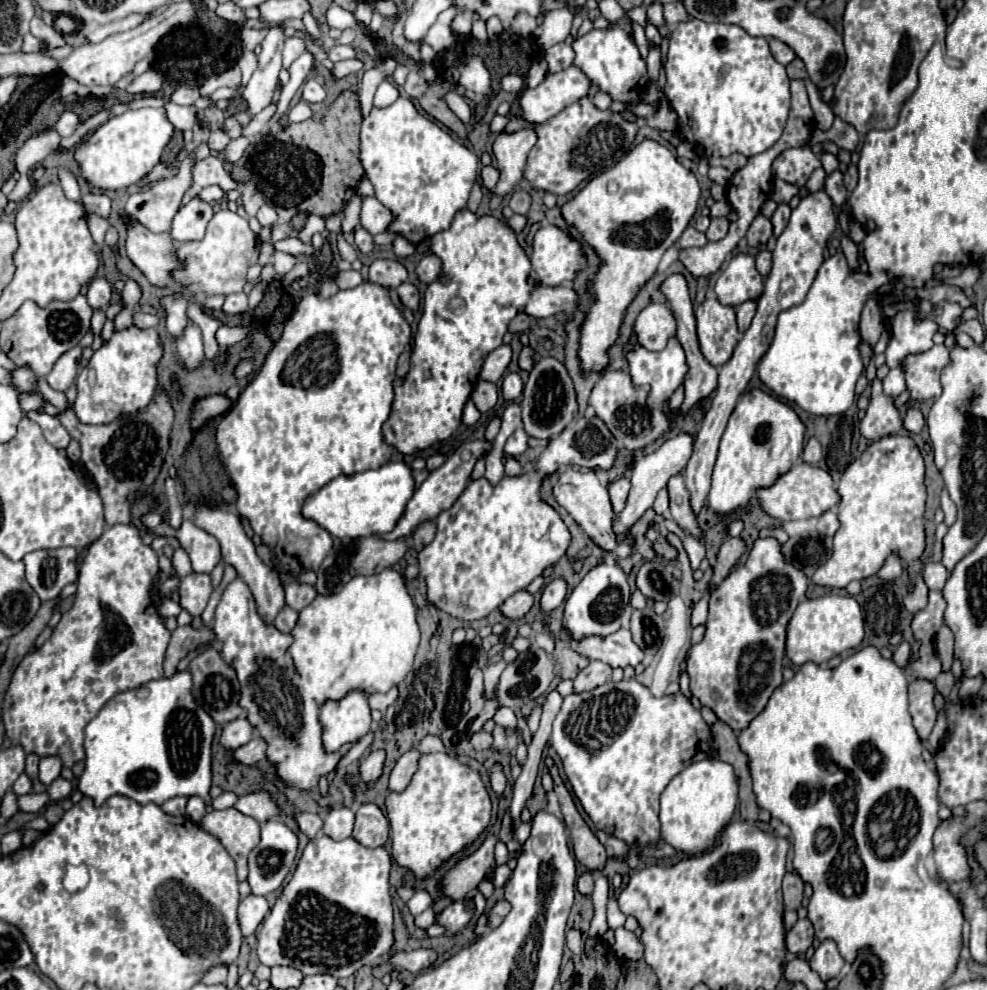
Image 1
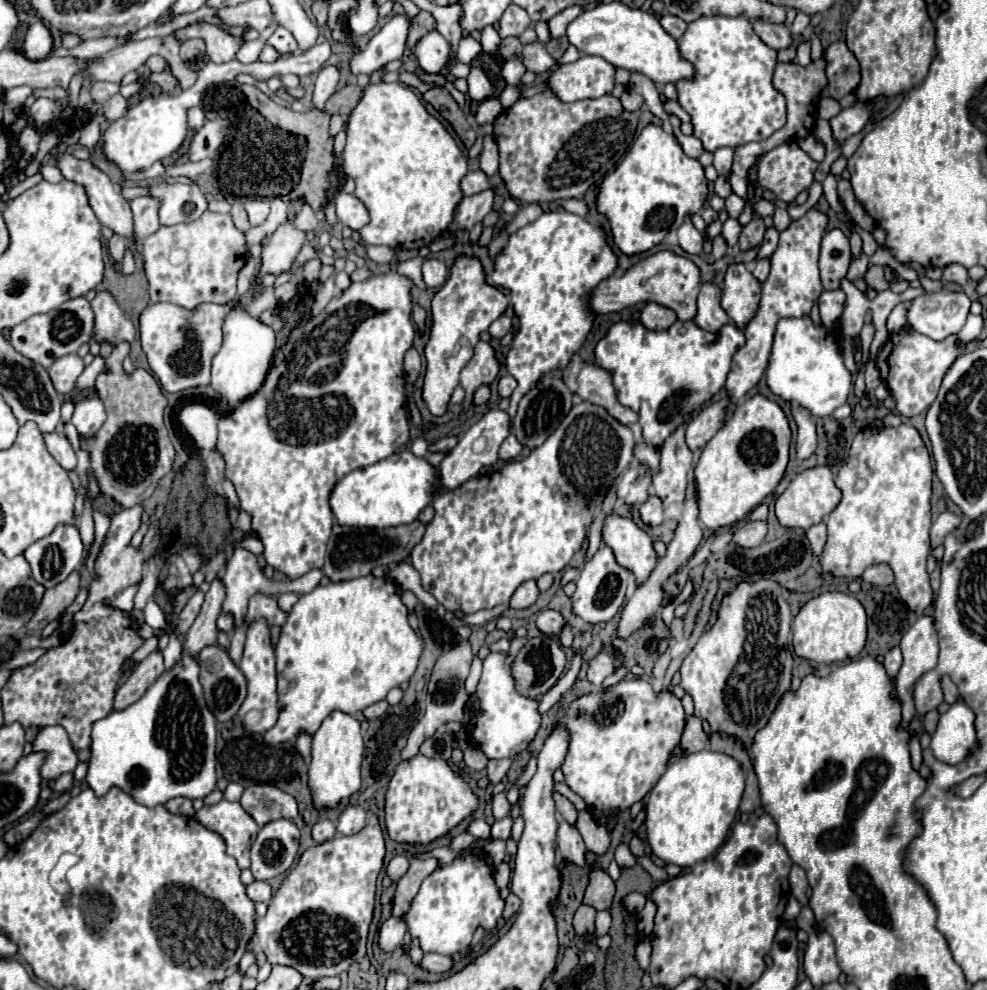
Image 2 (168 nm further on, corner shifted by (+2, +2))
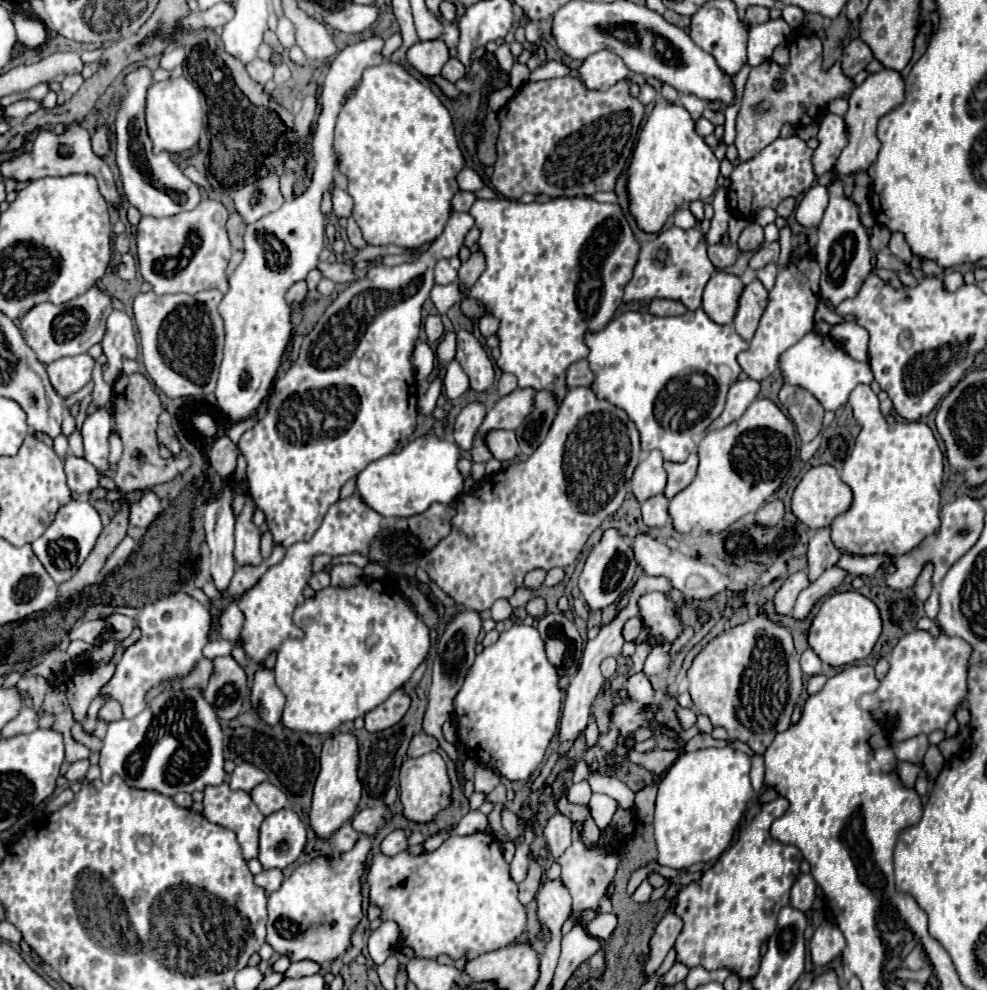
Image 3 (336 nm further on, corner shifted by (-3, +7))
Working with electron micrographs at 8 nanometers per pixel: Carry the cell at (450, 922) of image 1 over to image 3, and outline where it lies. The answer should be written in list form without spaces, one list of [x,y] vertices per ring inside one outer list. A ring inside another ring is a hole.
[[[477,832],[471,836],[449,836],[435,852],[409,856],[399,852],[389,858],[375,854],[369,864],[367,880],[371,886],[369,902],[383,910],[383,920],[395,920],[401,930],[401,944],[411,946],[419,958],[439,958],[441,954],[453,960],[481,956],[511,944],[525,928],[527,916],[517,900],[517,884],[509,874],[509,864],[503,860],[501,842],[495,836]]]

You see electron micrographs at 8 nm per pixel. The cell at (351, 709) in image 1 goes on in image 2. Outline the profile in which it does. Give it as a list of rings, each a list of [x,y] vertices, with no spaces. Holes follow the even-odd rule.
[[[334,711],[314,733],[312,741],[312,761],[308,769],[308,787],[312,793],[312,803],[318,811],[334,809],[342,799],[358,793],[360,789],[360,763],[362,763],[364,743],[360,735],[360,723],[342,711]]]

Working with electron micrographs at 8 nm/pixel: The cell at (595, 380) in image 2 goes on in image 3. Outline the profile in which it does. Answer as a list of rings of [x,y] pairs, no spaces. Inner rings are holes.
[[[579,360],[577,364],[571,364],[569,370],[567,370],[567,384],[569,384],[569,388],[577,388],[577,386],[591,388],[593,380],[595,380],[595,376],[593,376],[587,360]]]

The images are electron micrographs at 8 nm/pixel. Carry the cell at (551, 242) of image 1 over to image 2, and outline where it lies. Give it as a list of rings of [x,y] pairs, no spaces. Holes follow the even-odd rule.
[[[546,211],[536,221],[510,233],[506,247],[494,259],[492,271],[492,283],[508,291],[510,305],[518,323],[518,327],[512,331],[512,343],[504,363],[506,371],[518,381],[518,387],[510,397],[510,417],[514,417],[518,401],[528,393],[528,389],[540,383],[540,377],[544,377],[548,371],[564,369],[572,361],[572,355],[580,351],[596,319],[596,313],[592,313],[588,307],[590,293],[600,281],[608,279],[616,267],[618,257],[608,245],[604,229],[590,225],[584,217],[568,211]]]

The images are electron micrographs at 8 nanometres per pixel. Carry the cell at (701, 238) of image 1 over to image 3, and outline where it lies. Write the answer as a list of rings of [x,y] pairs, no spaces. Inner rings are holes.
[[[679,208],[675,214],[673,214],[673,220],[675,220],[675,226],[679,226],[681,230],[691,230],[697,226],[697,220],[695,216],[689,212],[689,208]]]

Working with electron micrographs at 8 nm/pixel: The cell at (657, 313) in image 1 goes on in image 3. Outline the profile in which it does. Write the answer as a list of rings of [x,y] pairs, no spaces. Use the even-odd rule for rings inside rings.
[[[657,298],[649,304],[649,312],[653,316],[679,316],[679,314],[685,314],[687,308],[681,304],[681,302],[675,302],[675,300],[663,300],[663,298]]]

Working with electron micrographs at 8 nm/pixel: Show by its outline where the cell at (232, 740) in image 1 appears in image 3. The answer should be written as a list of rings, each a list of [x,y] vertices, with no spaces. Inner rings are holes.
[[[261,666],[255,672],[253,686],[251,686],[251,706],[259,712],[259,716],[267,724],[281,722],[281,710],[285,704],[285,696],[275,684],[275,674],[271,668]]]

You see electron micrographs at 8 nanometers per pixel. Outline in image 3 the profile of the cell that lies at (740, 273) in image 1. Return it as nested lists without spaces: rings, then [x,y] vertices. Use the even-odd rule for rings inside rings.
[[[755,278],[753,282],[749,282],[741,296],[739,296],[739,304],[737,304],[737,312],[735,312],[735,320],[733,326],[737,330],[737,334],[743,340],[751,340],[753,332],[759,326],[759,320],[765,312],[767,306],[767,290],[765,286]]]

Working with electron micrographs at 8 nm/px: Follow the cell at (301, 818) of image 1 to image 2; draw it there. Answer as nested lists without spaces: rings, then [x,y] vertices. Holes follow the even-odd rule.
[[[320,819],[314,827],[312,827],[312,837],[316,843],[324,843],[336,837],[336,825],[330,819]]]

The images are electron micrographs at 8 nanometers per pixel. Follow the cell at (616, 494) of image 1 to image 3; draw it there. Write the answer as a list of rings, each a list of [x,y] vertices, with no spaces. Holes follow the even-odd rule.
[[[649,452],[631,478],[631,492],[639,502],[645,502],[663,492],[667,484],[667,474],[663,470],[663,456],[661,452]]]

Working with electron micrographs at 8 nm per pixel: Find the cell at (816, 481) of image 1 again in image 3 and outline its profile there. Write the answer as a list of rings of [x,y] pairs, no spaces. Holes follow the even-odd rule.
[[[821,464],[821,466],[811,468],[797,484],[793,498],[791,498],[791,510],[803,524],[807,524],[813,530],[819,530],[819,528],[829,526],[835,516],[845,512],[849,508],[851,500],[853,500],[851,488],[839,478],[837,470],[829,464]]]

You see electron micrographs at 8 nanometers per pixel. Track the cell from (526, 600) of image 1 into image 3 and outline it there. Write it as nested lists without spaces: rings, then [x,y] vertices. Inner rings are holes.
[[[533,570],[533,572],[529,572],[527,576],[525,576],[525,582],[523,582],[523,586],[527,588],[527,590],[537,590],[541,584],[543,584],[543,580],[545,580],[545,570]]]

